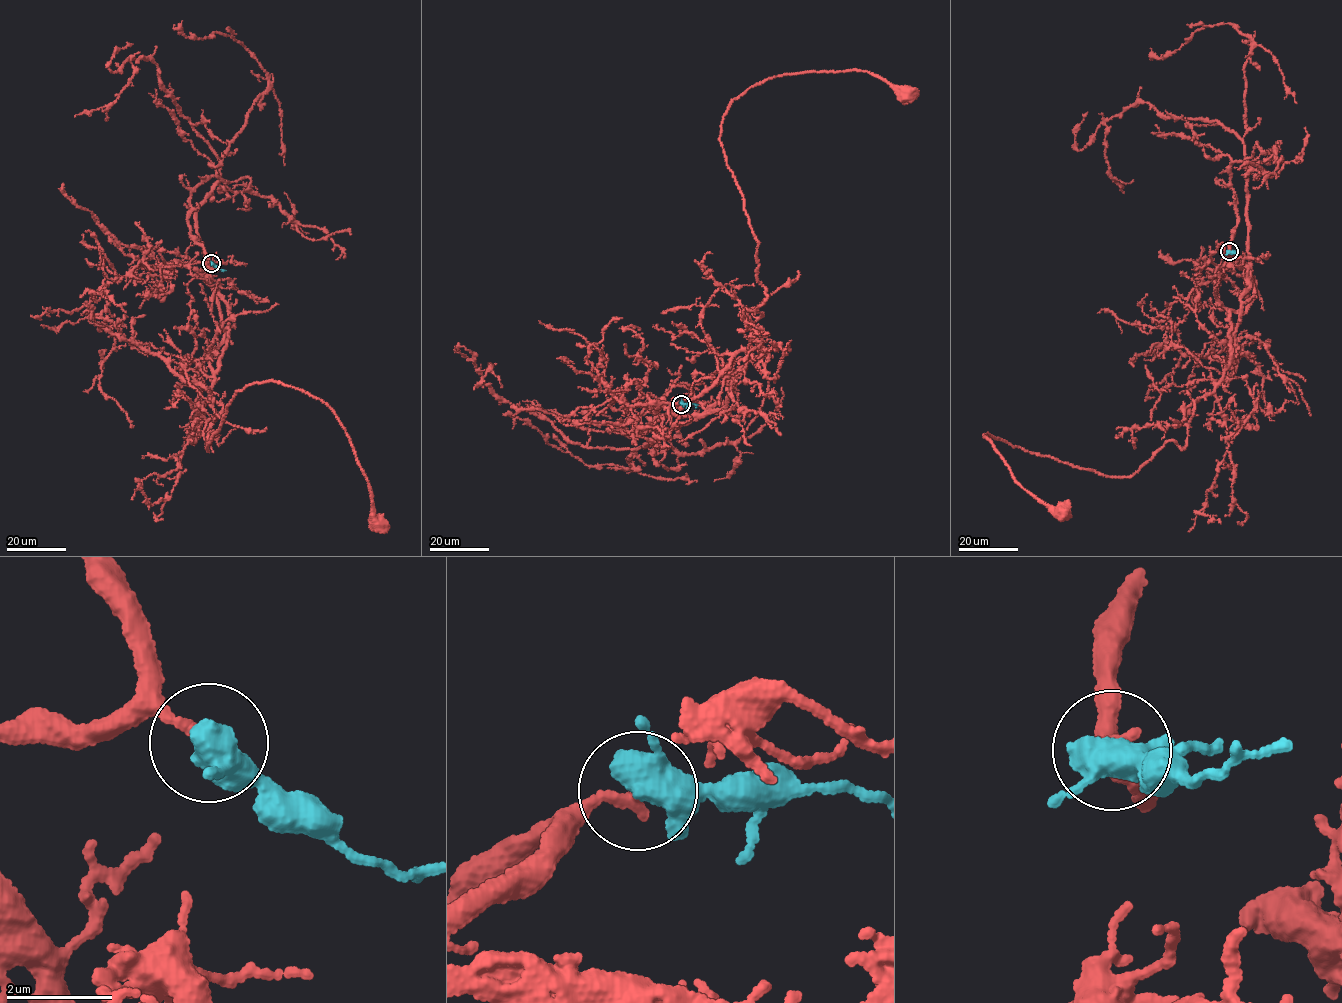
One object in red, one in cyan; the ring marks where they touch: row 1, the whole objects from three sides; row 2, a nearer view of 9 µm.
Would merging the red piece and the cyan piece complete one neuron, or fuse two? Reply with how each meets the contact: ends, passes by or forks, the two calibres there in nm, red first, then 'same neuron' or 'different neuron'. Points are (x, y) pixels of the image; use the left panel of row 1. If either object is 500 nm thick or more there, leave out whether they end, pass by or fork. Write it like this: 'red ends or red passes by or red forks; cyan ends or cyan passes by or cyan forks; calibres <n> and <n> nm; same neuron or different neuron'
red ends; cyan forks; calibres 240 and 440 nm; same neuron

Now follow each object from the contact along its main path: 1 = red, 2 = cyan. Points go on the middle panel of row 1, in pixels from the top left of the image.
1: (681, 404), (600, 424), (699, 415), (747, 363), (766, 295), (720, 141), (730, 102), (855, 69), (906, 95)
2: (681, 403), (698, 405)

